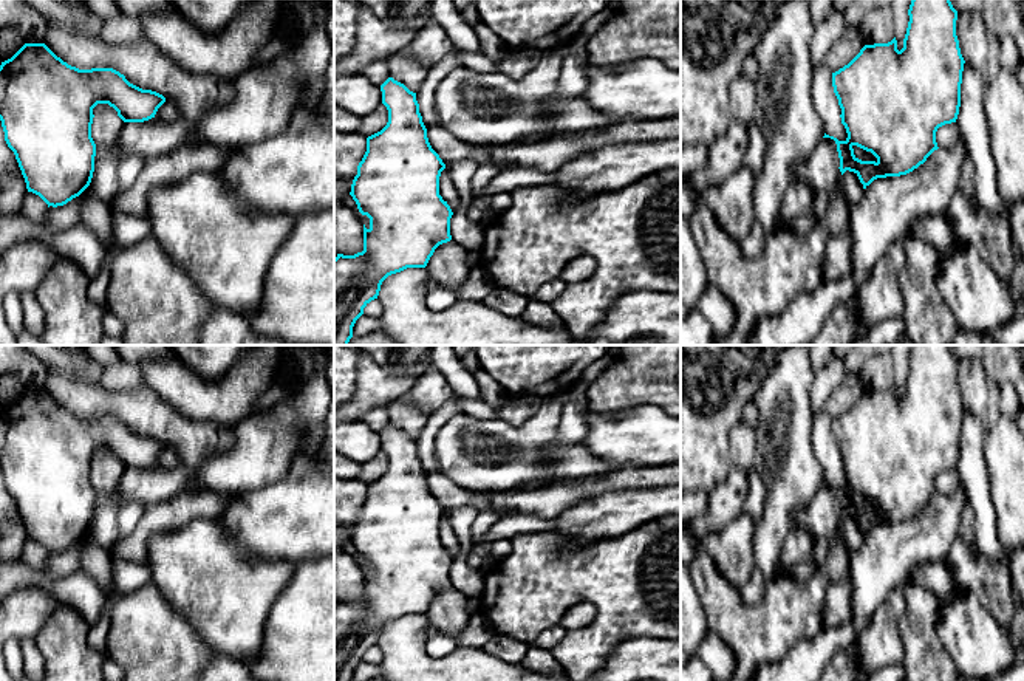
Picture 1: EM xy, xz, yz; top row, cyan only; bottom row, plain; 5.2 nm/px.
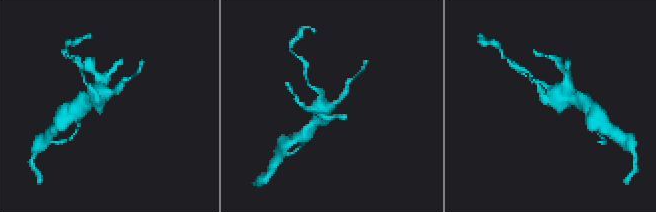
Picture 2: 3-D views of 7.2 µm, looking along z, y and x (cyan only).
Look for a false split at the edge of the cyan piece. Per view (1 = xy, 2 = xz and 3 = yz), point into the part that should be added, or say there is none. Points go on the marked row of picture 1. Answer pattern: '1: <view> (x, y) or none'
1: none
2: none
3: none

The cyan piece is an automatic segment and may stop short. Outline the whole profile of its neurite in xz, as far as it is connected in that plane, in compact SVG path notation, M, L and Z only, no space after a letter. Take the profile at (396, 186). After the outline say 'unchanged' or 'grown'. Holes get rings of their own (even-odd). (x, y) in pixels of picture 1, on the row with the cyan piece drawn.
M393 77L381 85L381 91L388 122L367 138L367 152L350 192L359 212L370 218L370 228L364 224L364 251L337 254L334 258L334 345L348 345L356 320L377 299L388 275L407 268L425 268L435 249L452 240L453 212L439 195L439 176L445 164L428 142L416 93Z | unchanged

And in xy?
M25 43L0 65L0 121L5 141L14 152L28 192L39 195L48 207L63 206L79 197L91 183L96 144L91 138L93 108L108 104L124 122L144 122L155 118L166 98L130 84L113 68L79 70L57 57L45 43Z | unchanged

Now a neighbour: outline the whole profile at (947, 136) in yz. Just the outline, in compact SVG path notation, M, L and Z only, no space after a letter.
M956 122L945 124L936 132L936 142L939 149L951 149L961 138L961 130Z

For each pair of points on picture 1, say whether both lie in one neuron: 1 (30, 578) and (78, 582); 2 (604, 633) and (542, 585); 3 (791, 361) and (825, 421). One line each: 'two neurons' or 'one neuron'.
1: one neuron
2: one neuron
3: two neurons

